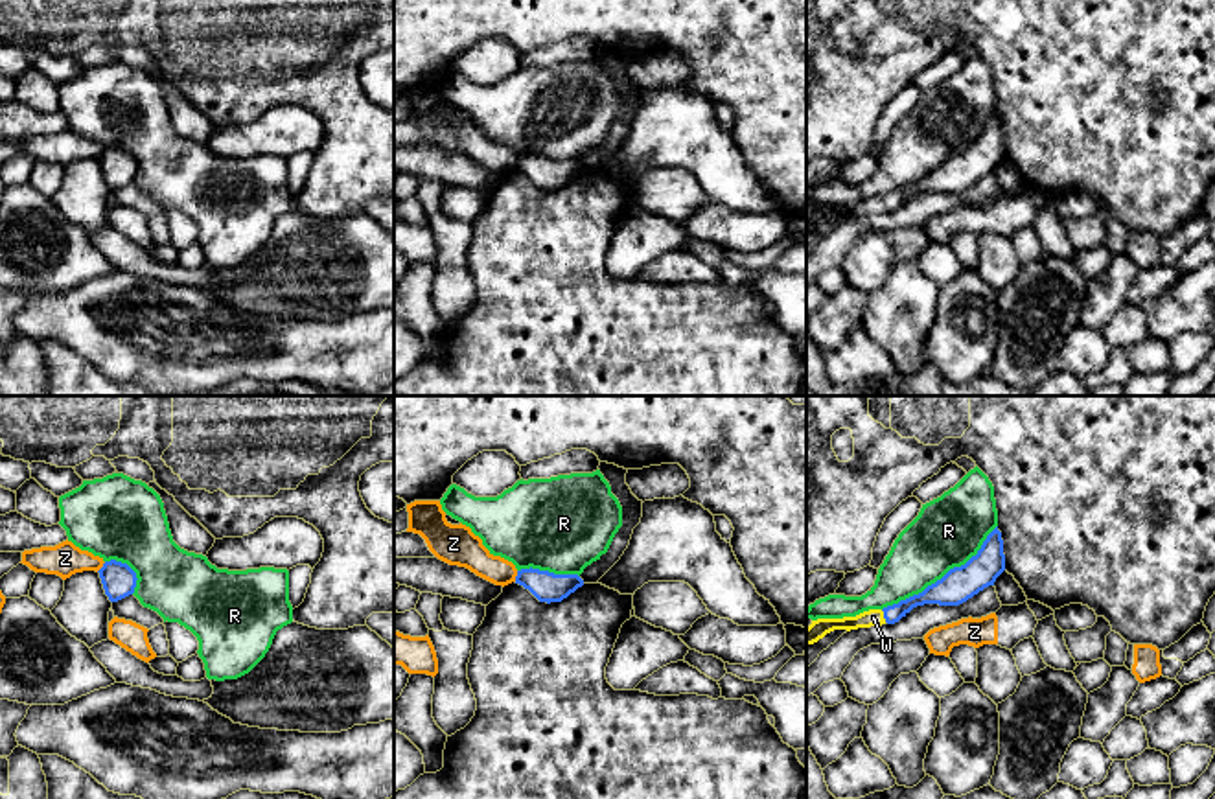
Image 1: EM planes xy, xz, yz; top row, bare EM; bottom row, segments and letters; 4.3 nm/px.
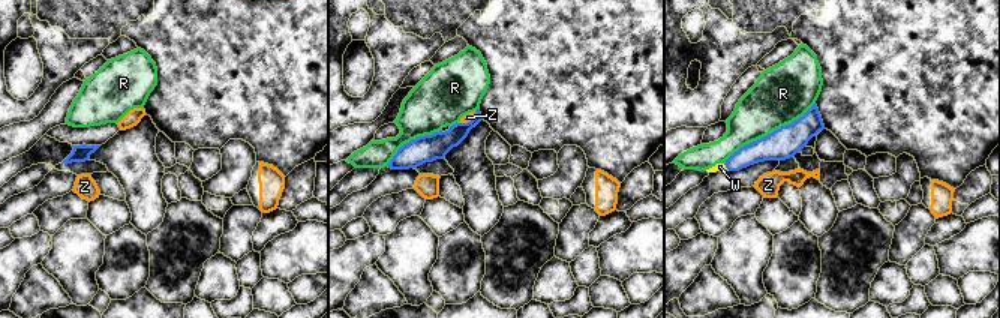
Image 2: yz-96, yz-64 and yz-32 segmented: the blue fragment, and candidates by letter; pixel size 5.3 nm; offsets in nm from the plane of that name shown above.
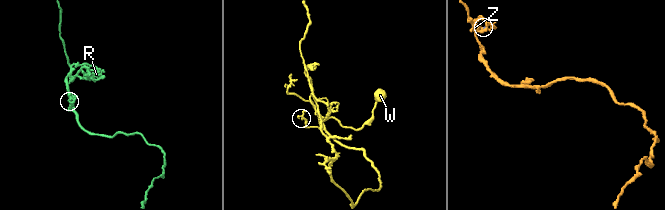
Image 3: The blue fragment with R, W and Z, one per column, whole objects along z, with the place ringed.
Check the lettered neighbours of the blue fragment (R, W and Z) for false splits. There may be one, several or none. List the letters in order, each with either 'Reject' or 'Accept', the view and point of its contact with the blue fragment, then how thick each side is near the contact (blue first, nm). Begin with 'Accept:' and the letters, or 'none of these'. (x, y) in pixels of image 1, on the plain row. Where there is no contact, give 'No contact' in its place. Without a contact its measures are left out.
Accept: W
R: Reject. Touches blue at yz (945, 162). Thickness 150 nm (blue) against 300 nm
W: Accept. Touches blue at yz (884, 203). Thickness 90 nm (blue) against 80 nm
Z: Reject. Touches blue at xy (102, 155). Thickness 150 nm (blue) against 140 nm

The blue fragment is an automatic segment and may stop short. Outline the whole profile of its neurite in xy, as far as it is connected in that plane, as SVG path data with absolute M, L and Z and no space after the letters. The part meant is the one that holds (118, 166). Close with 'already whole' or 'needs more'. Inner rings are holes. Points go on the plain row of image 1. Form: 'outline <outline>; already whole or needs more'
outline M110 147L98 160L110 190L118 190L134 180L138 166L127 151Z; already whole

